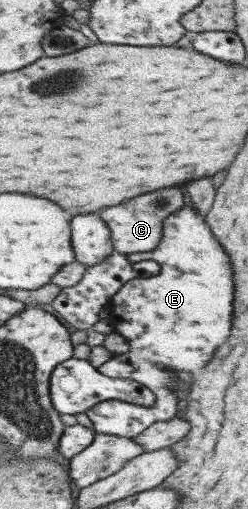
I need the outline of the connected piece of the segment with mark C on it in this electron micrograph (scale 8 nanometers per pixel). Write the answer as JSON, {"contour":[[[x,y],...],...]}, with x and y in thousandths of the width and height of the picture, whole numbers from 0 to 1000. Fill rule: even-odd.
{"contour":[[[661,369],[661,373],[629,373],[605,381],[532,389],[484,405],[403,413],[395,420],[419,420],[419,428],[435,428],[435,446],[452,450],[464,491],[524,503],[540,497],[629,491],[661,468],[661,436],[677,426],[718,418],[718,413],[742,405],[742,397],[750,397],[750,385],[726,369]]]}

